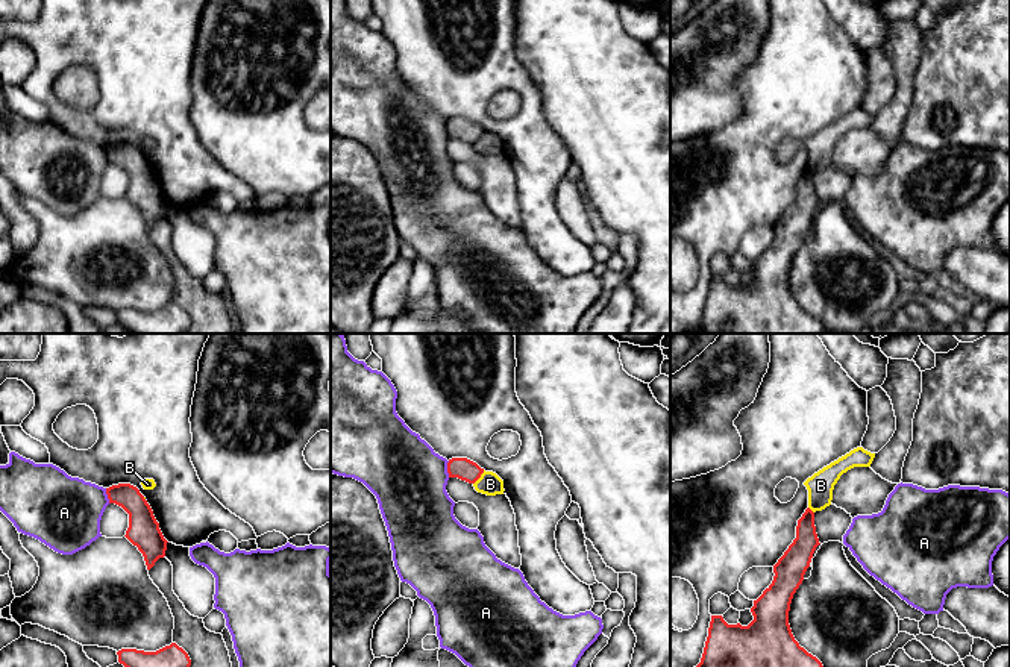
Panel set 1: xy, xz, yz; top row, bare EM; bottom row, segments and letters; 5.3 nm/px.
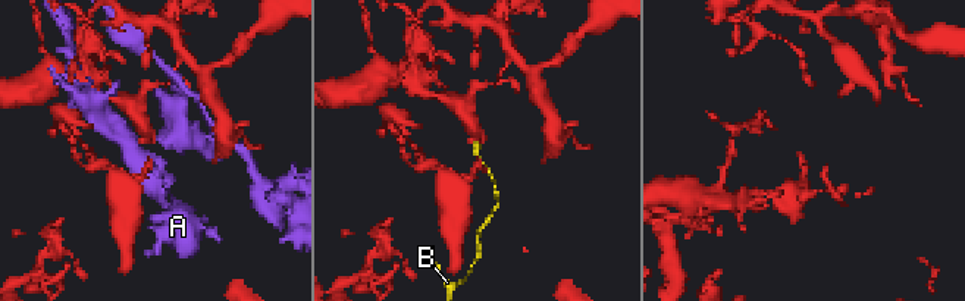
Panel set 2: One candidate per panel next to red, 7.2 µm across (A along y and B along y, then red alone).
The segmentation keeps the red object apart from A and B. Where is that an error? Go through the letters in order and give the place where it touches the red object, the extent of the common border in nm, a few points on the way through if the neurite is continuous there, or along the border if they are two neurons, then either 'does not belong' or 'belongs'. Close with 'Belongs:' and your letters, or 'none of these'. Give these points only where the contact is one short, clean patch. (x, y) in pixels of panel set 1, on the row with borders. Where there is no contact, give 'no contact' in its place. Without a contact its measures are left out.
A: contact xz (448, 469); length 90 nm; does not belong
B: contact xz (479, 476); length 100 nm; border xz (484, 470), (473, 484); does not belong
Belongs: none of these

